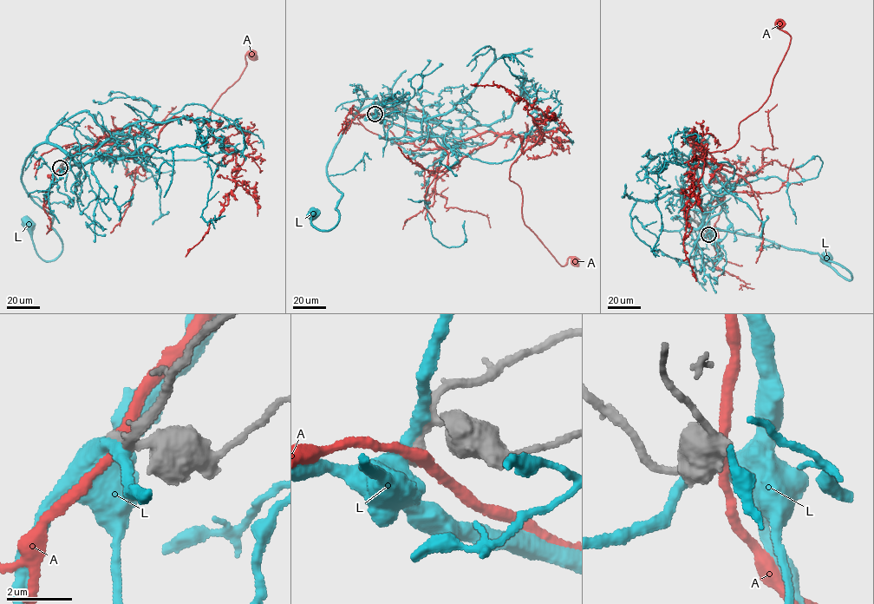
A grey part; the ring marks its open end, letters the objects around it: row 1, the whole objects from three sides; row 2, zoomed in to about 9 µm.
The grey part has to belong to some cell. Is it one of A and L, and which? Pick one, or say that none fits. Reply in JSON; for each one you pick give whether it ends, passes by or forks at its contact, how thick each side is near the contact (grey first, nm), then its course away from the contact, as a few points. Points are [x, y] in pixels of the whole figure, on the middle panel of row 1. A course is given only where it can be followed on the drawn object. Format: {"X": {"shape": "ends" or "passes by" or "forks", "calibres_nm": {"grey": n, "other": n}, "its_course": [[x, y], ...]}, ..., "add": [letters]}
{"add": []}

